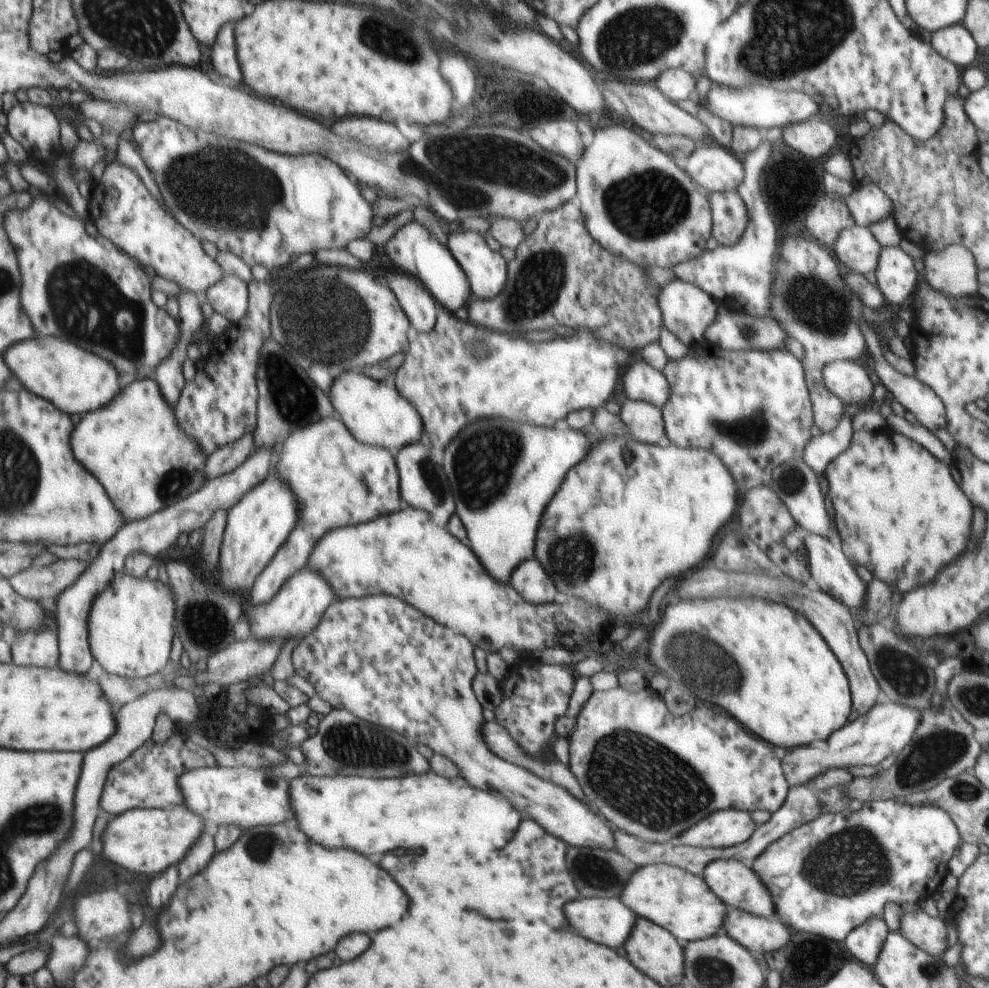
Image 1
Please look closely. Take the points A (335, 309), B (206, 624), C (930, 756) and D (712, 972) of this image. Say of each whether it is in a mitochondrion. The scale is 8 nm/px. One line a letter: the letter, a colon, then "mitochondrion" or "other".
A: mitochondrion
B: mitochondrion
C: mitochondrion
D: mitochondrion

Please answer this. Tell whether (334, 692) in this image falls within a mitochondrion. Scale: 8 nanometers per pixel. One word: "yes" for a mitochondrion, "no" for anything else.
no

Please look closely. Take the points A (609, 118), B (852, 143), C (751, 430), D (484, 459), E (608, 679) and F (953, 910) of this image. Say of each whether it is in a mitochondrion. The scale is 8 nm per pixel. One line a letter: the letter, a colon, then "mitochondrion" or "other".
A: other
B: other
C: mitochondrion
D: mitochondrion
E: other
F: other

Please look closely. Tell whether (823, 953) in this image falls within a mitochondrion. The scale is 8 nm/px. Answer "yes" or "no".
no

